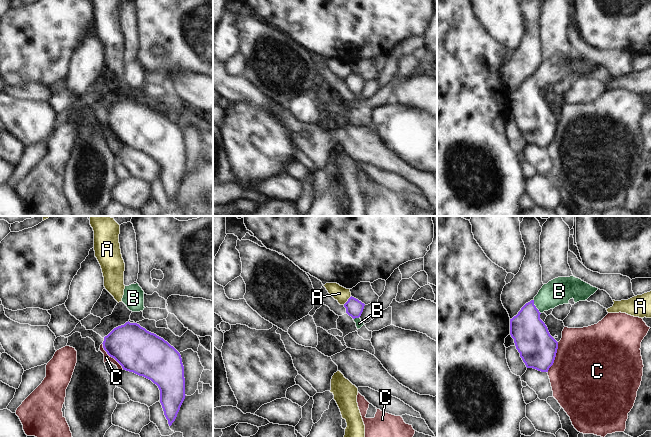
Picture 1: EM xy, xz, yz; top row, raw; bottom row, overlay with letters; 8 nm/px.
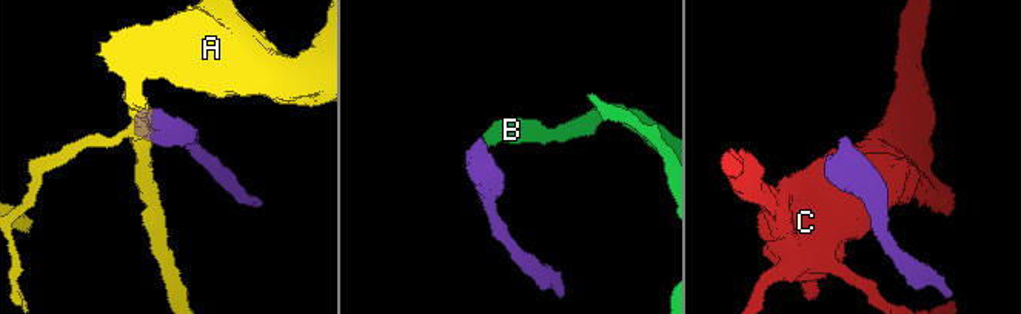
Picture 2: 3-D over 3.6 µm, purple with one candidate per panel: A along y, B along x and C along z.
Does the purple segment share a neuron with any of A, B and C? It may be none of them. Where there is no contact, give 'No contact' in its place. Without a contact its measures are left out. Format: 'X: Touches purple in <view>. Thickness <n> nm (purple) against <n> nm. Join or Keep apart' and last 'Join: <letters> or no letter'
A: Touches purple in xz. Thickness 140 nm (purple) against 120 nm. Keep apart
B: Touches purple in yz. Thickness 280 nm (purple) against 220 nm. Join
C: Touches purple in yz. Thickness 300 nm (purple) against 500 nm. Keep apart
Join: B.

